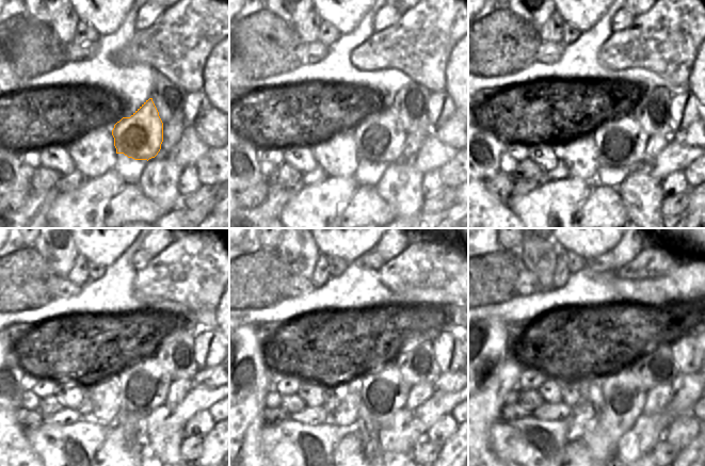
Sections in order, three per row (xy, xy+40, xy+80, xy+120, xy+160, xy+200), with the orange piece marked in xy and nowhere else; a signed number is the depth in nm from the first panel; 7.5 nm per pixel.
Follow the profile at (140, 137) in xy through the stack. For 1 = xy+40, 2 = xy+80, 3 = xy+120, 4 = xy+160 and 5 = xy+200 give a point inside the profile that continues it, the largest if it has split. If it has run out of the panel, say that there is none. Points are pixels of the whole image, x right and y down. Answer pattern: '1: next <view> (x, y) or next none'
1: next xy+40 (380, 139)
2: next xy+80 (621, 144)
3: next xy+120 (144, 388)
4: next xy+160 (383, 392)
5: next xy+200 (624, 399)

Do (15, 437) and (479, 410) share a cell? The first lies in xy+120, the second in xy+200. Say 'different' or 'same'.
same

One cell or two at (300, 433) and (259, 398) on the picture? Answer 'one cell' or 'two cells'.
two cells

